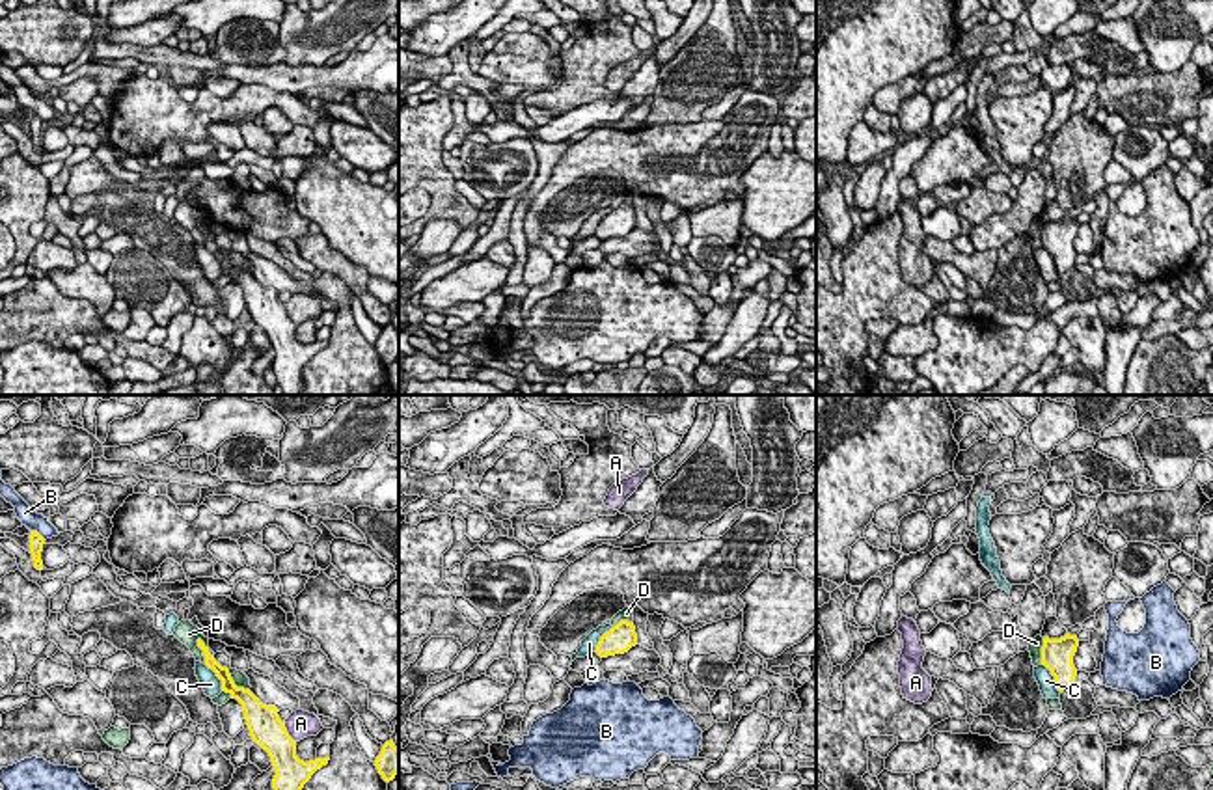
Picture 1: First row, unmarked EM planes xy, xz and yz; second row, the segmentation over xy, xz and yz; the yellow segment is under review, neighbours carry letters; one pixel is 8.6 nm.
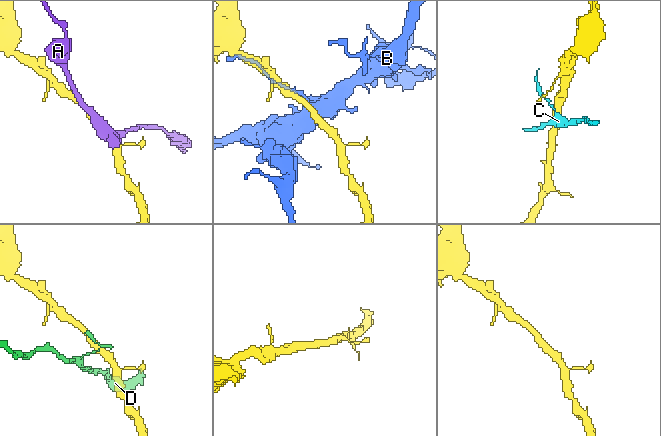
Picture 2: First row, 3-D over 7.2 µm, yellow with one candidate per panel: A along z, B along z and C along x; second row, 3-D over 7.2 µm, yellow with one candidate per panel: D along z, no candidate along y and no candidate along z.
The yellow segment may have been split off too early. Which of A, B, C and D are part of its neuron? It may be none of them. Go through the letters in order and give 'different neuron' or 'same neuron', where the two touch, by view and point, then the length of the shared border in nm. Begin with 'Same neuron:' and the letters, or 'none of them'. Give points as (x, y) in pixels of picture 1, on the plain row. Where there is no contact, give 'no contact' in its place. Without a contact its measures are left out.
Same neuron: none of them
A: different neuron; meets yellow in xy at (287, 315); contact 220 nm long
B: different neuron; meets yellow in xy at (38, 116); contact 150 nm long
C: different neuron; meets yellow in yz at (1055, 261); contact 300 nm long
D: different neuron; meets yellow in xy at (202, 231); contact 240 nm long

